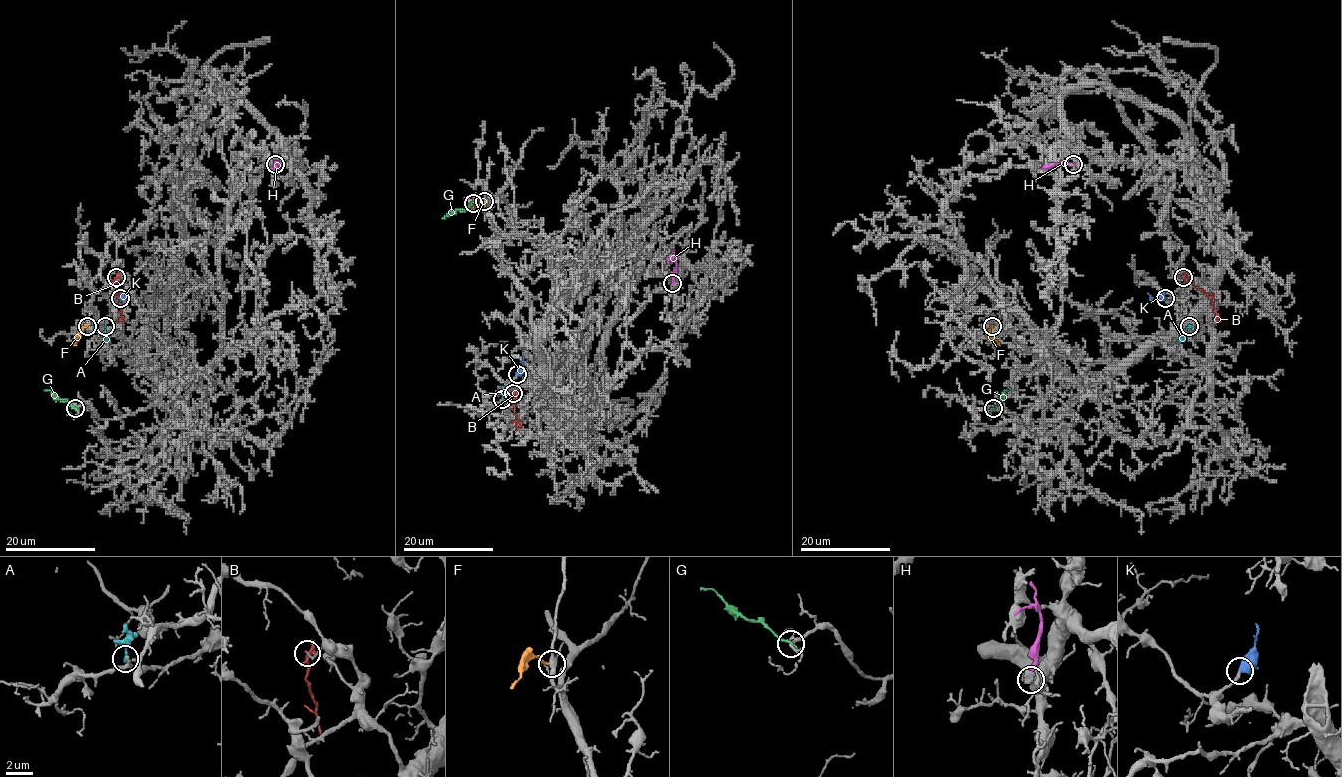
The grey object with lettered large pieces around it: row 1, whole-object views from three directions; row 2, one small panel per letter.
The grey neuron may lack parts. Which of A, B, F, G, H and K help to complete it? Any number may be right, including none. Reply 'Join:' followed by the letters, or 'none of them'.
Join: K

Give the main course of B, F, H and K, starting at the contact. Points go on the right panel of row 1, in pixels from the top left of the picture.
B: (1183, 277), (1209, 296), (1218, 321)
F: (992, 325), (990, 334), (1000, 346)
H: (1073, 165), (1052, 164), (1048, 166), (1052, 169)
K: (1164, 298), (1153, 300), (1148, 293)

